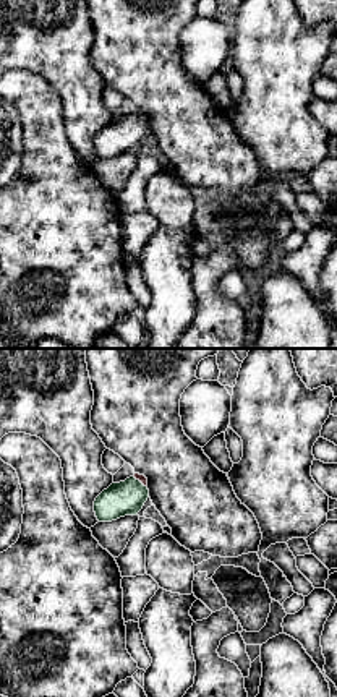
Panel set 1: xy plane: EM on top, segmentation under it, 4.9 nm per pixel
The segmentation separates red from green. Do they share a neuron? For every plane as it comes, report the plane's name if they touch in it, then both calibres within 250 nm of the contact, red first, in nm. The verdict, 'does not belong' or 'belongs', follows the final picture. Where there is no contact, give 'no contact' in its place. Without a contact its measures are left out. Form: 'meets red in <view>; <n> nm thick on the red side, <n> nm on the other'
meets red in xy; 40 nm thick on the red side, 180 nm on the other

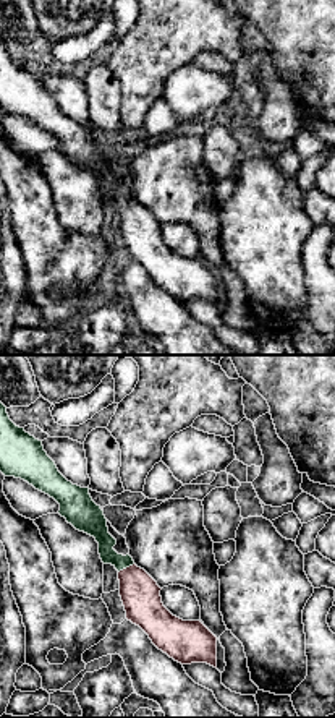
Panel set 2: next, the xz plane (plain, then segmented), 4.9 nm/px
meets red in xz; 190 nm thick on the red side, 100 nm on the other

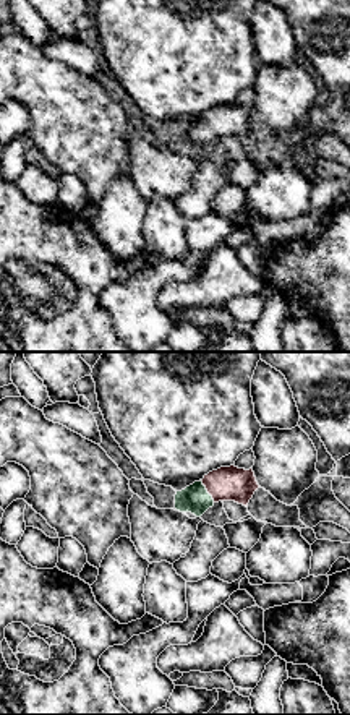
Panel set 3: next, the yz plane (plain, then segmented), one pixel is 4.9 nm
meets red in yz; 180 nm thick on the red side, 140 nm on the other

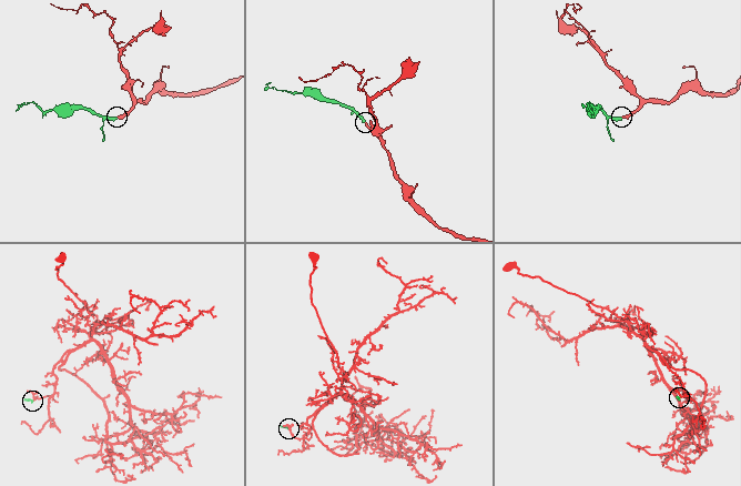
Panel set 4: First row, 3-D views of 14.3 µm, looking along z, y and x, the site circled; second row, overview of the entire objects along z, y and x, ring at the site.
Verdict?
belongs

